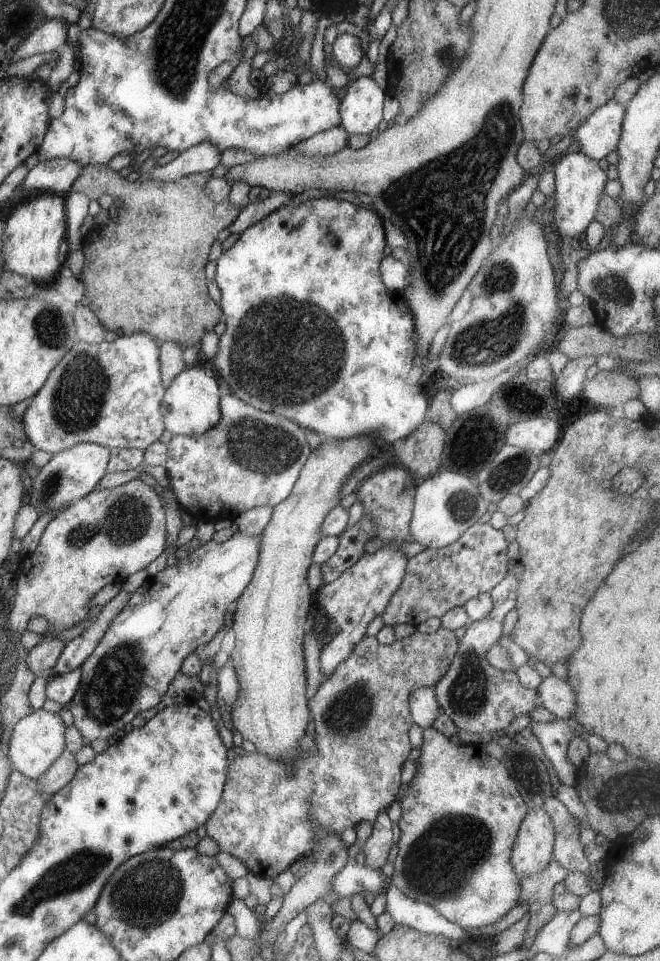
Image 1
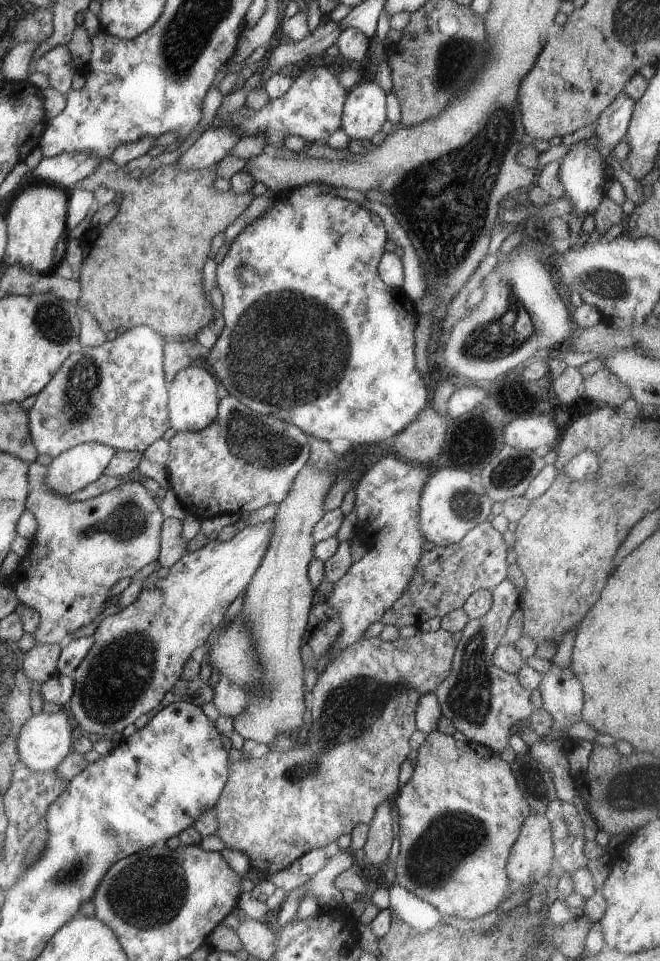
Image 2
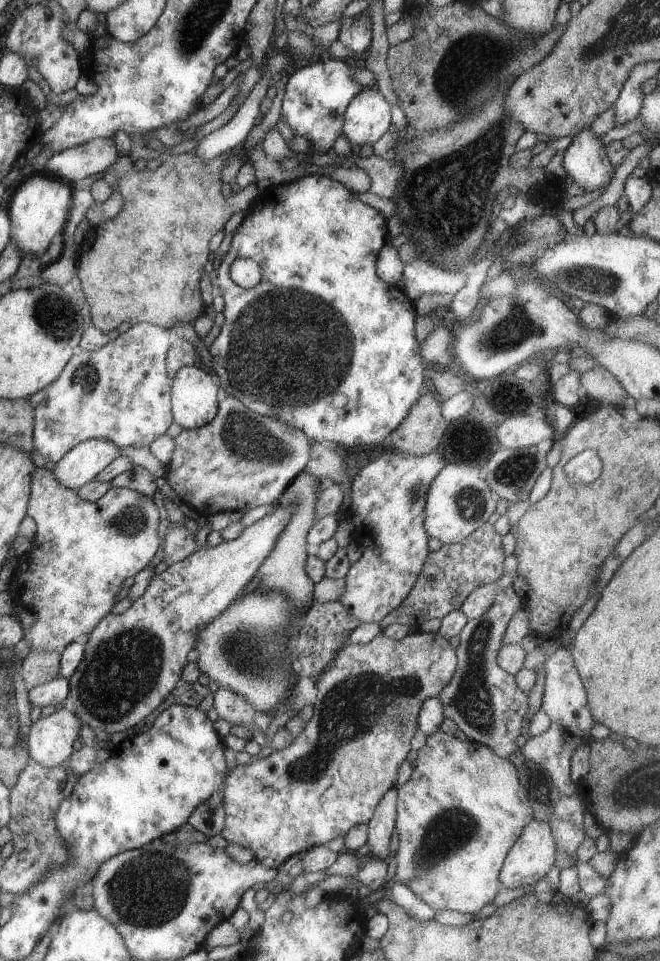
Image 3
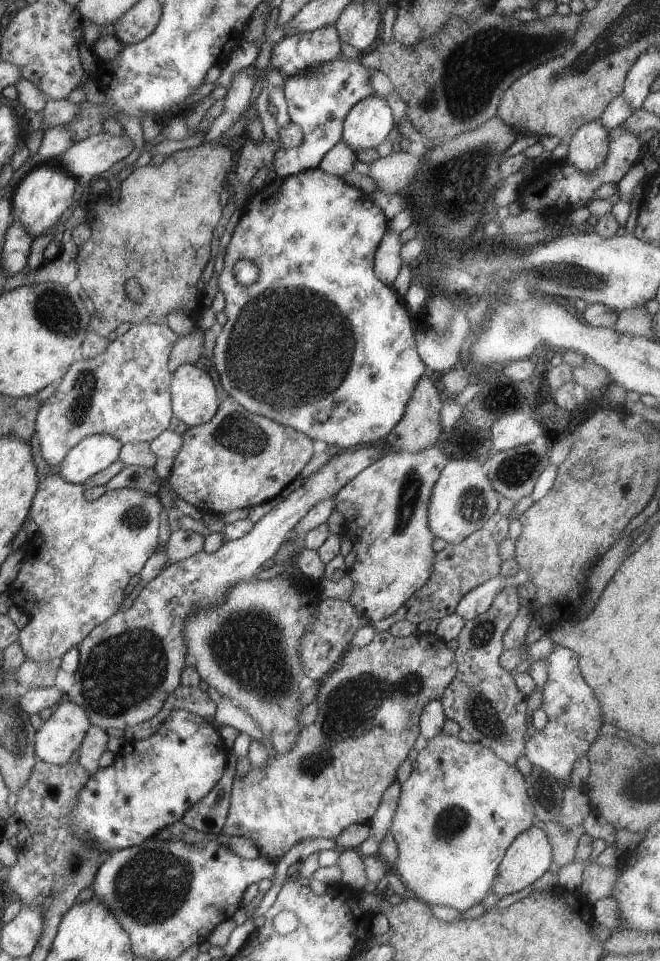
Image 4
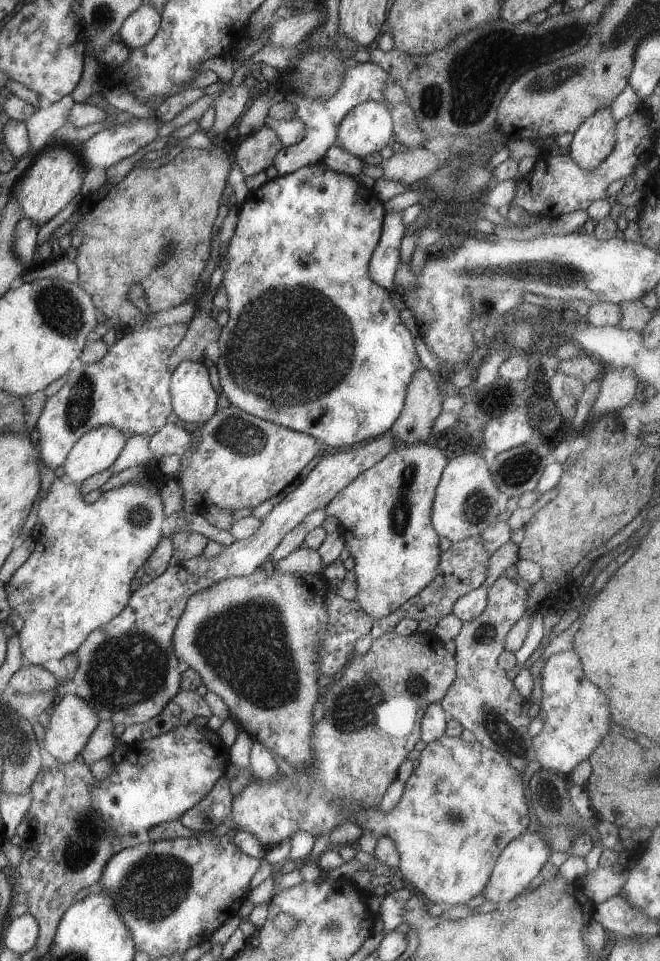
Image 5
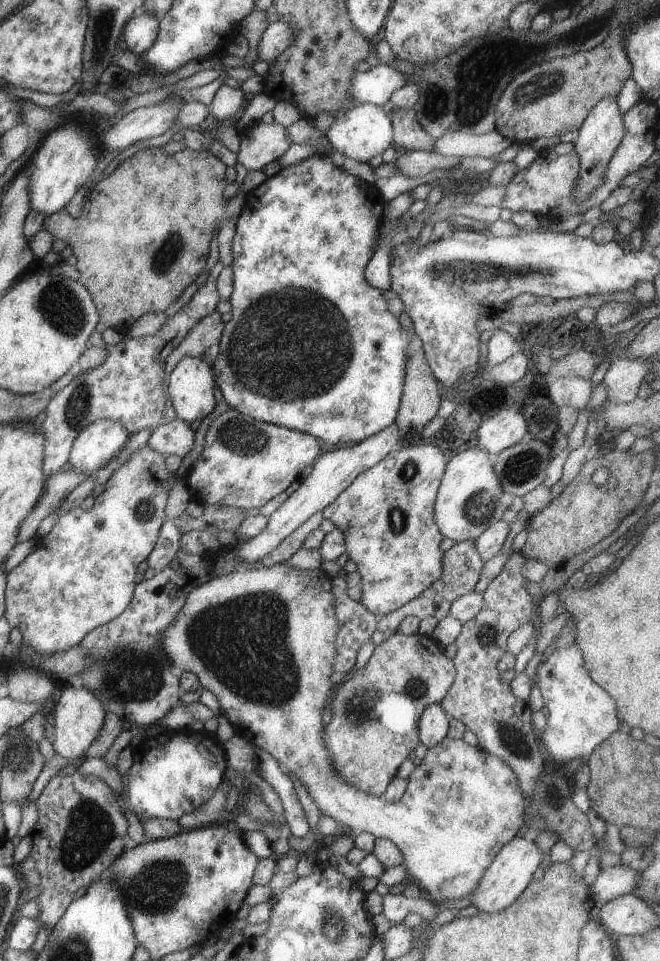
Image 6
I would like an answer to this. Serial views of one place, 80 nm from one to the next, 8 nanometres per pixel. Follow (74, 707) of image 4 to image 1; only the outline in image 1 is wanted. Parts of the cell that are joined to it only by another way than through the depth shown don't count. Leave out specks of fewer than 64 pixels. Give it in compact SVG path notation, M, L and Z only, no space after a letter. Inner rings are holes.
M43 709L33 711L29 716L16 722L8 742L8 758L13 770L18 770L30 780L40 778L66 749L64 736L66 728L58 713L48 713Z

